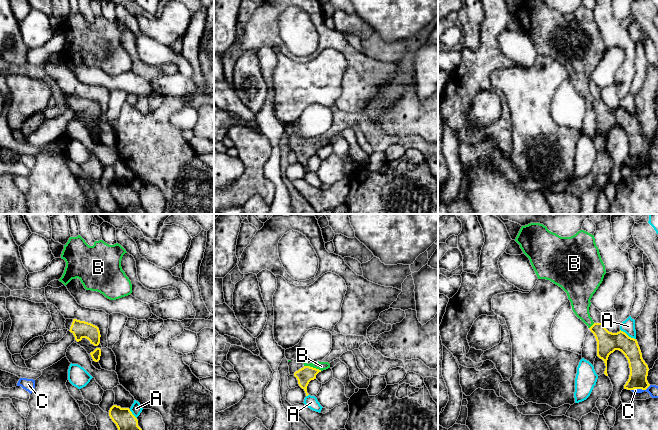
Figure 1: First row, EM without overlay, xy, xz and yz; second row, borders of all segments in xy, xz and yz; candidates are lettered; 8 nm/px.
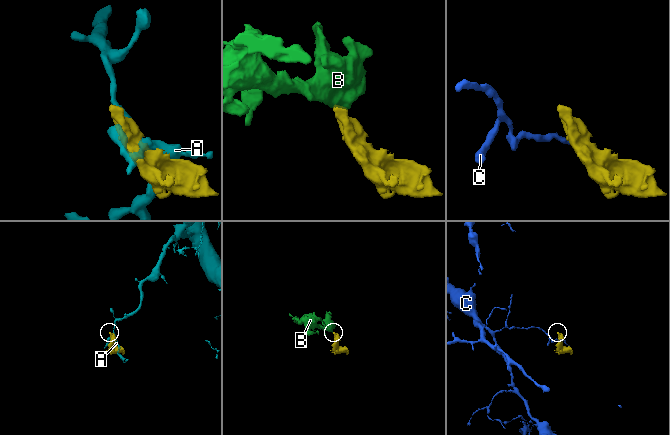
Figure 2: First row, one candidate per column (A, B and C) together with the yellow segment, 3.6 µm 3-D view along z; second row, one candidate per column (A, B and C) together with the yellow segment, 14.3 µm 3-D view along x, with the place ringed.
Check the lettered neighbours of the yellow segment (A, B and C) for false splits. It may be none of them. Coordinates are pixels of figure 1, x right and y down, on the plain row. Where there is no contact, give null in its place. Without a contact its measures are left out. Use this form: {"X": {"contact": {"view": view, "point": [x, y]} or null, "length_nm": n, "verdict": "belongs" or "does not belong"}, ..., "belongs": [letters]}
{"A": {"contact": {"view": "yz", "point": [627, 111]}, "length_nm": 150, "verdict": "does not belong"}, "B": {"contact": {"view": "xz", "point": [312, 143]}, "length_nm": 150, "verdict": "belongs"}, "C": {"contact": {"view": "yz", "point": [640, 164]}, "length_nm": 170, "verdict": "does not belong"}, "belongs": ["B"]}

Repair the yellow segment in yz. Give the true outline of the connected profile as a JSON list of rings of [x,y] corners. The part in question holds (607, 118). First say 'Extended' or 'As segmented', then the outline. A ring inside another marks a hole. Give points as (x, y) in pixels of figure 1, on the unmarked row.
Extended. [[[528,0],[521,3],[515,17],[529,34],[538,55],[550,56],[567,69],[573,88],[588,102],[596,114],[597,132],[604,137],[606,142],[604,150],[608,152],[607,136],[609,131],[615,126],[619,126],[627,134],[630,144],[629,155],[624,161],[624,165],[646,166],[650,162],[647,157],[649,144],[642,134],[637,116],[621,106],[617,109],[609,108],[602,99],[594,99],[590,93],[590,76],[606,50],[594,11],[580,6],[571,13],[561,13],[549,7],[543,0]]]

